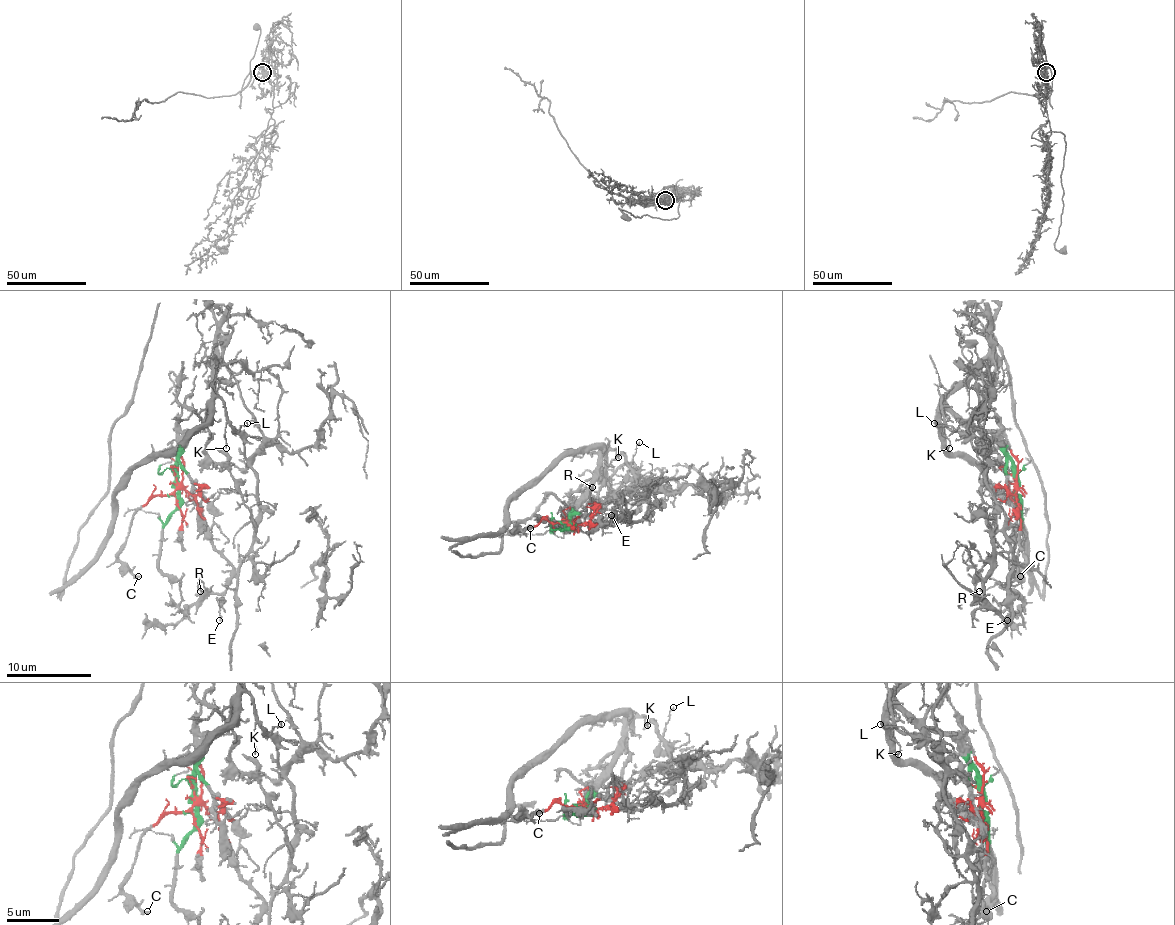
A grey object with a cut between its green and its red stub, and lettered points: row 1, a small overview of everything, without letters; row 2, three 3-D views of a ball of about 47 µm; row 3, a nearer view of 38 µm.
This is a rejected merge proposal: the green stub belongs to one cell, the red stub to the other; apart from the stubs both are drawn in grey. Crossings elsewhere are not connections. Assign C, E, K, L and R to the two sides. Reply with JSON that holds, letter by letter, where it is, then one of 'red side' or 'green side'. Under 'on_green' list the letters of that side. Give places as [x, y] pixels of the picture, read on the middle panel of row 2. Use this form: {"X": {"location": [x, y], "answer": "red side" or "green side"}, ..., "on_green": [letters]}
{"C": {"location": [530, 528], "answer": "red side"}, "E": {"location": [611, 515], "answer": "red side"}, "K": {"location": [618, 457], "answer": "green side"}, "L": {"location": [639, 442], "answer": "green side"}, "R": {"location": [592, 487], "answer": "red side"}, "on_green": ["K", "L"]}

